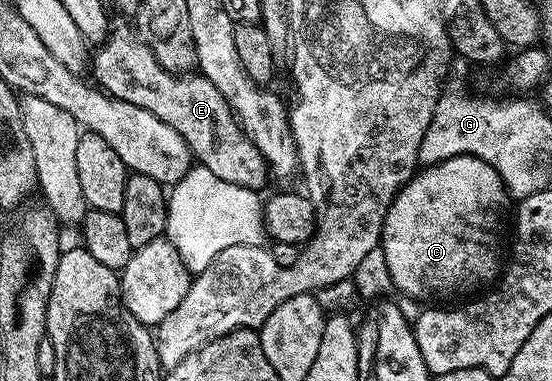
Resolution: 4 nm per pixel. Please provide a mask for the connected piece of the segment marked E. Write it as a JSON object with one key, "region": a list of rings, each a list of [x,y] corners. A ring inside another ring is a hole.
{"region":[[[115,30],[94,51],[89,62],[90,69],[95,69],[94,81],[112,98],[139,105],[157,116],[157,120],[165,120],[165,124],[179,132],[185,144],[189,144],[198,165],[213,172],[213,176],[229,180],[229,184],[262,191],[262,186],[269,182],[267,161],[243,135],[225,96],[221,96],[221,92],[217,92],[217,88],[213,88],[213,84],[198,72],[171,74],[161,68],[142,38],[128,30]]]}

